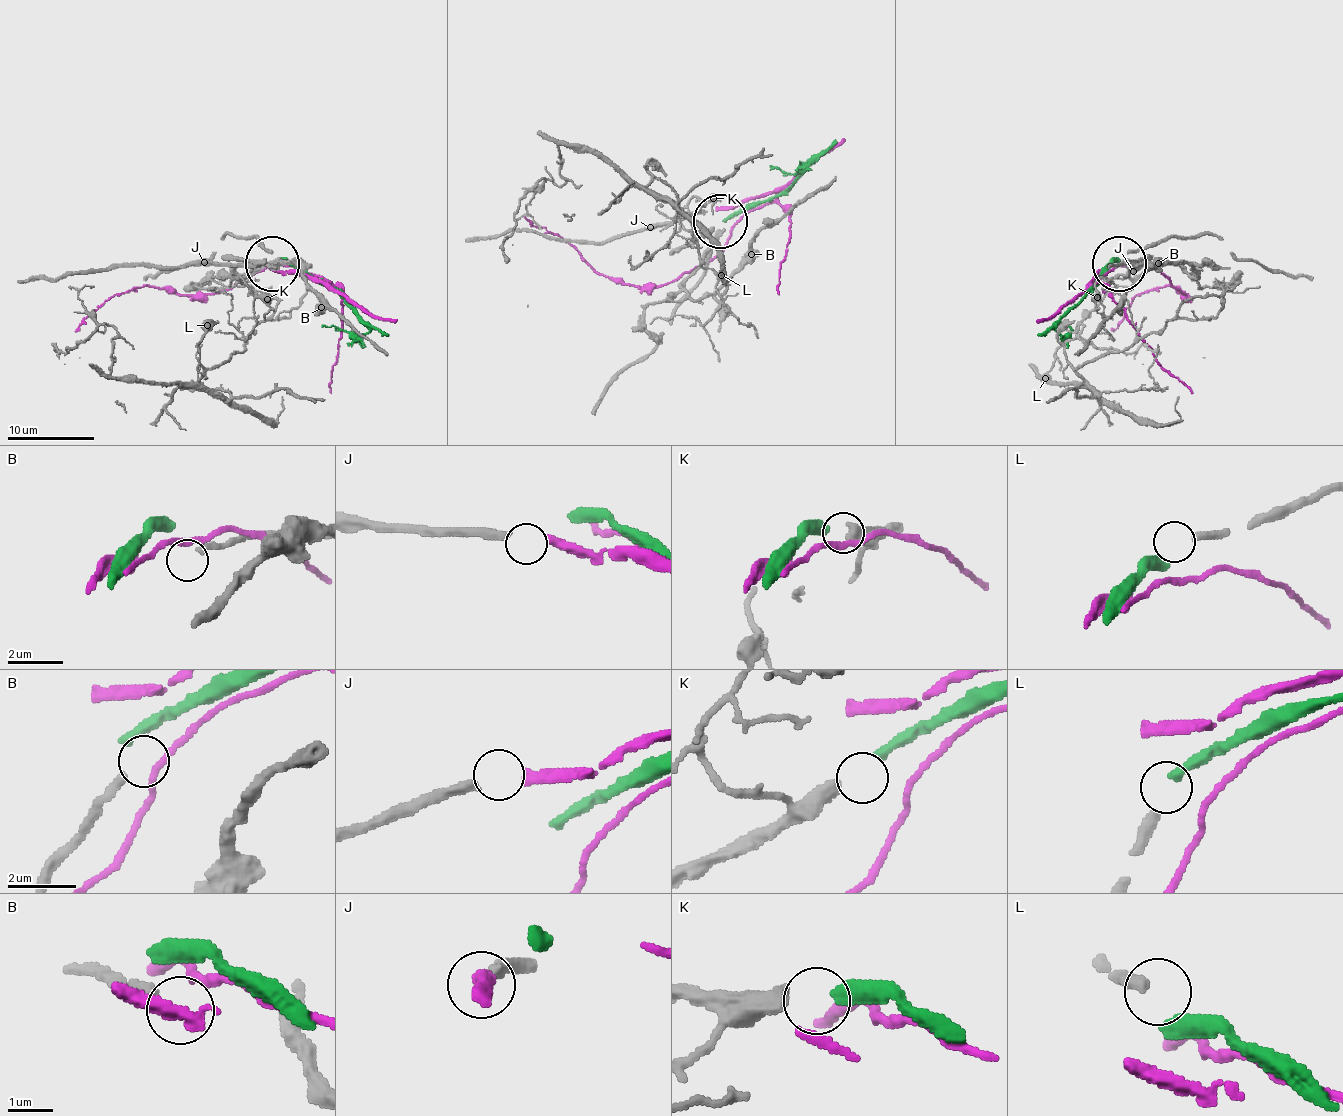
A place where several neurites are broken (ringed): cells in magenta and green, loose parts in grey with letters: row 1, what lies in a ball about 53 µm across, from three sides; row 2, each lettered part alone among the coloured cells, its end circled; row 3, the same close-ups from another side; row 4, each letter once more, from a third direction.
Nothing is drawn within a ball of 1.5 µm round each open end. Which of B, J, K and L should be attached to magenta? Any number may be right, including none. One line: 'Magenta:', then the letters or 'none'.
Magenta: J

